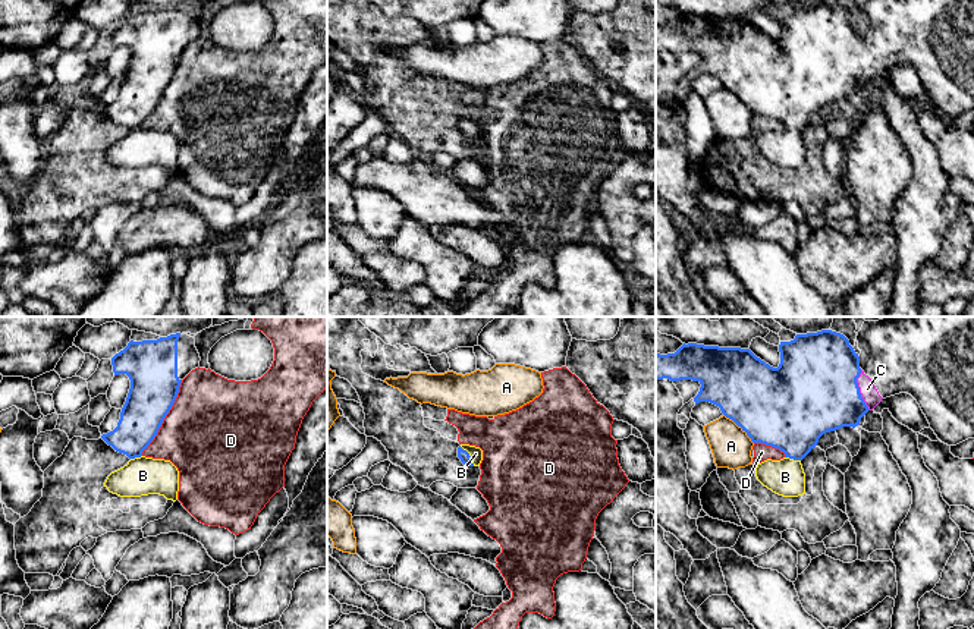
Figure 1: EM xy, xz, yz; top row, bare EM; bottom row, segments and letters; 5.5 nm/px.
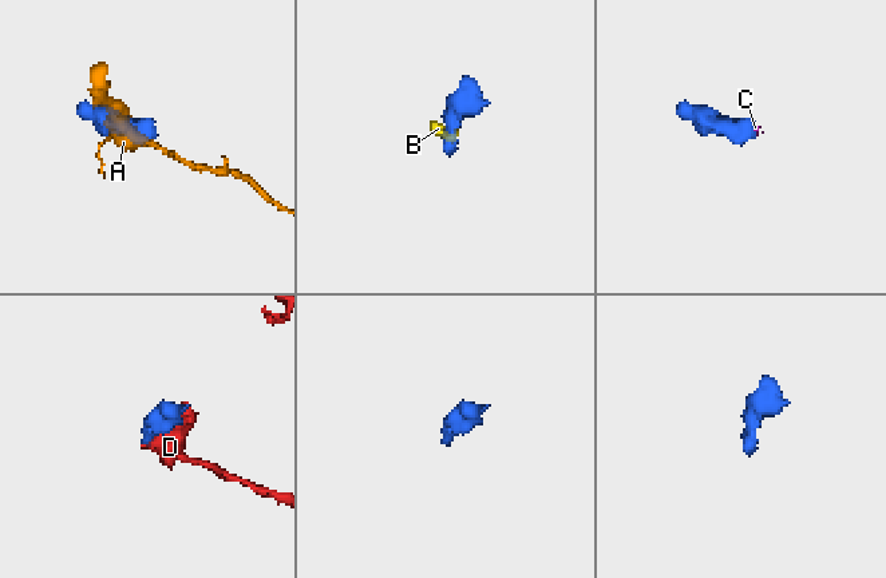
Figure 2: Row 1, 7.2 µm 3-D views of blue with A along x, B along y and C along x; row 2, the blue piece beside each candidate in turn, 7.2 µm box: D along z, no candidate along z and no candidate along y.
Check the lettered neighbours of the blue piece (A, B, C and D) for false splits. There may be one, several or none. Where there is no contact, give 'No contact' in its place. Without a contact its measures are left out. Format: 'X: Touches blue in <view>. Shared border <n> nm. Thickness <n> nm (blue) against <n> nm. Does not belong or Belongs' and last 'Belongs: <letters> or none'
A: Touches blue in yz. Shared border 240 nm. Thickness 440 nm (blue) against 220 nm. Does not belong
B: Touches blue in xz. Shared border 140 nm. Thickness 60 nm (blue) against 70 nm. Belongs
C: Touches blue in yz. Shared border 240 nm. Thickness 480 nm (blue) against 90 nm. Belongs
D: Touches blue in xy. Shared border 480 nm. Thickness 280 nm (blue) against 480 nm. Does not belong
Belongs: B, C

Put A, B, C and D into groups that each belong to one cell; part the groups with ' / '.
A / B C / D

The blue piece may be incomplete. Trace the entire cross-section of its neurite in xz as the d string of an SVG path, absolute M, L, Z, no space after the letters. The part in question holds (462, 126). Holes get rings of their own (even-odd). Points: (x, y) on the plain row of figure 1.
M461 116L458 119L458 129L466 138L480 138L483 132L483 122L475 117Z

